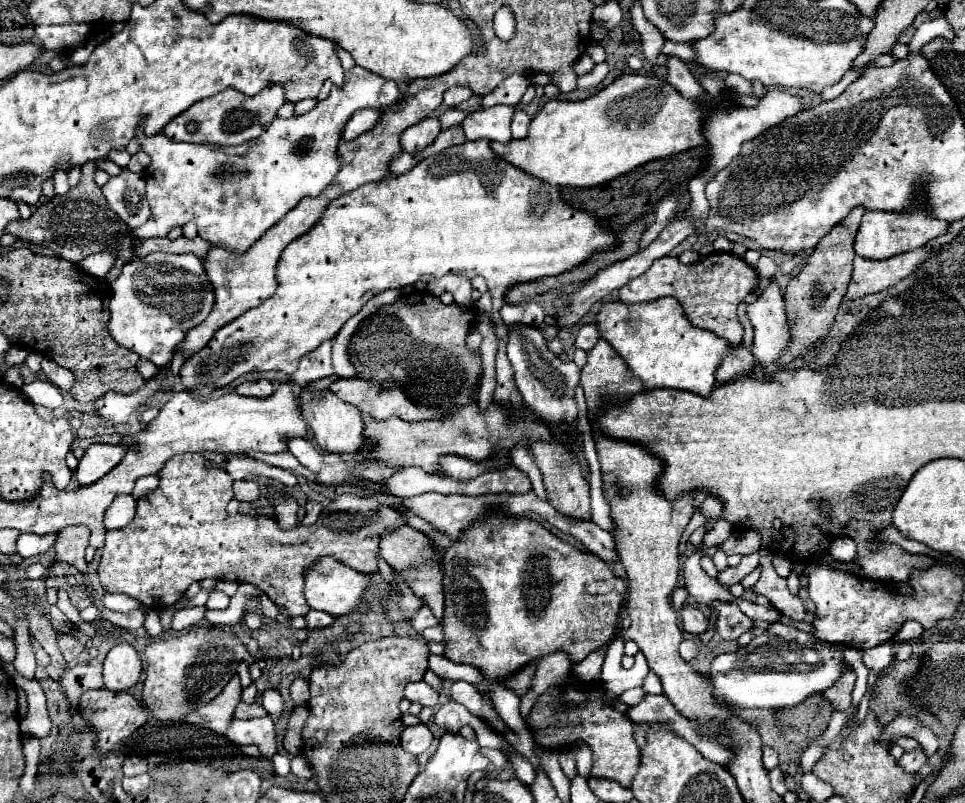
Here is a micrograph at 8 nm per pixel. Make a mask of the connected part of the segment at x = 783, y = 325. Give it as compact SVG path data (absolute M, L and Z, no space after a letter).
M773 283L769 285L755 303L747 305L747 317L755 329L753 341L753 355L761 367L767 367L767 375L771 373L769 367L777 367L779 355L787 349L789 343L789 327L787 317L783 311L783 295L779 287Z

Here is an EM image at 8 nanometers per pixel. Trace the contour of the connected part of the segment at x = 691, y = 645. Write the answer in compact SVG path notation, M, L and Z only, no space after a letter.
M687 637L687 639L681 641L679 651L681 651L681 657L683 657L685 661L693 661L693 659L697 657L697 653L699 653L699 645L697 645L695 639L689 639L689 637Z

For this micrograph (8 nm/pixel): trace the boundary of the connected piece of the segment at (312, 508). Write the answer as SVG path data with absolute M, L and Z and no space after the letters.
M309 501L307 505L305 505L305 509L307 509L307 515L305 515L305 519L301 521L301 525L313 525L315 521L317 521L317 517L319 517L319 513L321 513L321 505L317 503L317 501Z

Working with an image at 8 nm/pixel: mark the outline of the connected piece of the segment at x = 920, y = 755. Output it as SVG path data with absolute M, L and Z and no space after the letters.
M917 747L917 749L913 749L913 751L907 751L907 753L899 759L899 765L901 765L905 771L911 771L911 773L915 773L917 769L921 769L925 763L927 763L927 755L925 755L923 747Z

